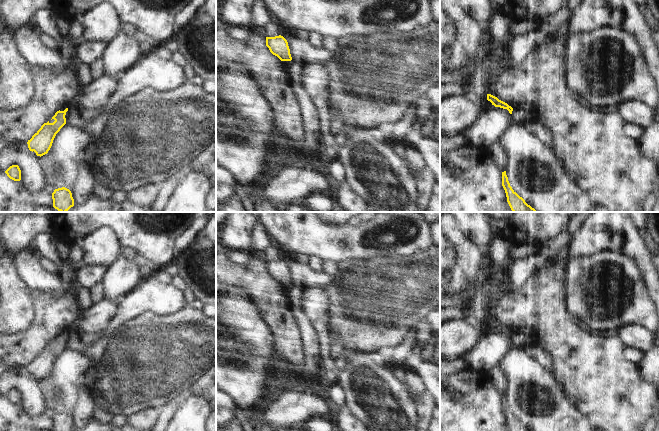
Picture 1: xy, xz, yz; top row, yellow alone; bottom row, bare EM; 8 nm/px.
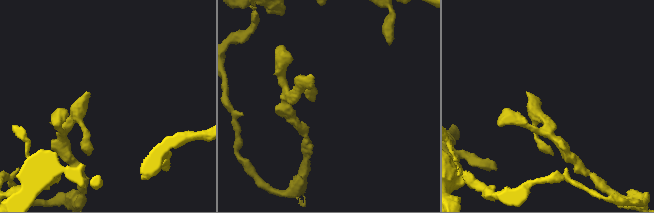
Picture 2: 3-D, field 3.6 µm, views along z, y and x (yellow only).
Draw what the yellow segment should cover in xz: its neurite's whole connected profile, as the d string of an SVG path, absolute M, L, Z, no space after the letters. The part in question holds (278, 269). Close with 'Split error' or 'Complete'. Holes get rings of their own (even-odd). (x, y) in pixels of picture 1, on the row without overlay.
M283 260L266 261L266 270L269 272L270 276L281 285L292 284L288 266Z. Complete

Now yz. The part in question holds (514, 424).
M506 395L502 396L502 410L505 414L507 426L510 431L531 431L510 410Z. Complete

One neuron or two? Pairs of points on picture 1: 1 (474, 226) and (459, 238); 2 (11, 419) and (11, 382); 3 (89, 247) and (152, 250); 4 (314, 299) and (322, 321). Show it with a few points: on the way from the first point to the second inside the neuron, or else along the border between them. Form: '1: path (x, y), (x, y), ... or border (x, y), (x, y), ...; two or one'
1: border (455, 222), (458, 229), (478, 247); two
2: border (19, 405), (31, 416), (39, 416), (41, 414); two
3: border (105, 226), (108, 226), (115, 234), (120, 245); two
4: path (314, 304), (318, 316); one

